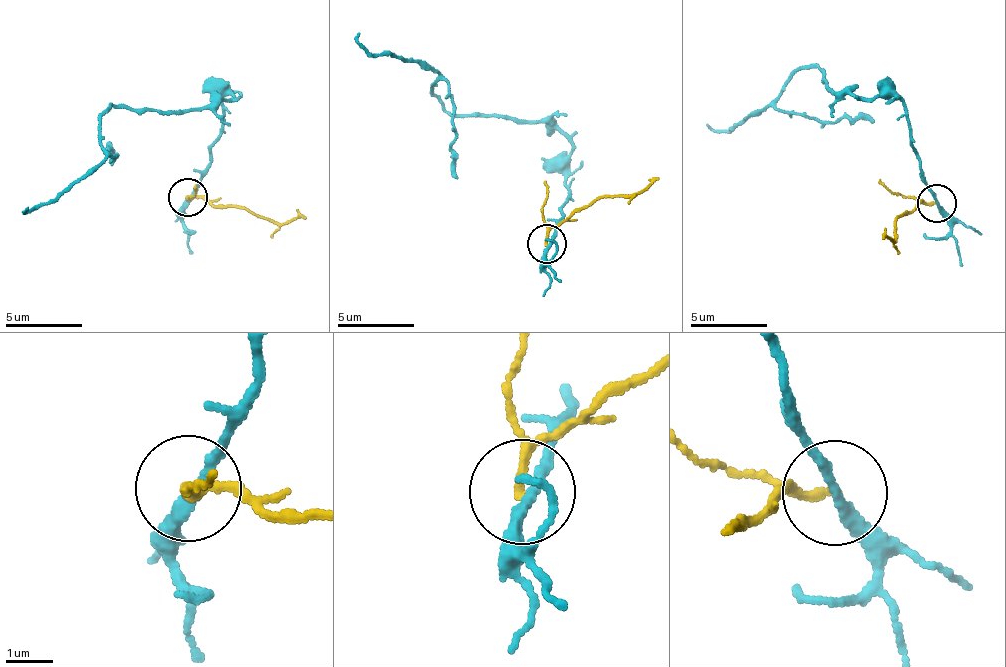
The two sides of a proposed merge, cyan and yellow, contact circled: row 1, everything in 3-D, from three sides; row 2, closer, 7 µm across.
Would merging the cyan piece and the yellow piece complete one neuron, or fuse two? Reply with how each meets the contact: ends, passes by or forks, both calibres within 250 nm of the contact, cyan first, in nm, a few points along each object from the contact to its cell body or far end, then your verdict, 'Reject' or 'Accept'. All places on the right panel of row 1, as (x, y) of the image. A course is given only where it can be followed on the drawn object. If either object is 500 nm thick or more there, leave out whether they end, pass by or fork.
At the ring cyan passes by. At the ring yellow passes by. Thickness 220 nm (cyan) against 150 nm. Course of cyan: (938, 202), (921, 170), (907, 109), (895, 98), (839, 98), (822, 70), (797, 74), (728, 130), (708, 125). Course of yellow: (938, 202), (919, 204), (897, 218), (894, 243), (881, 237). Reject

